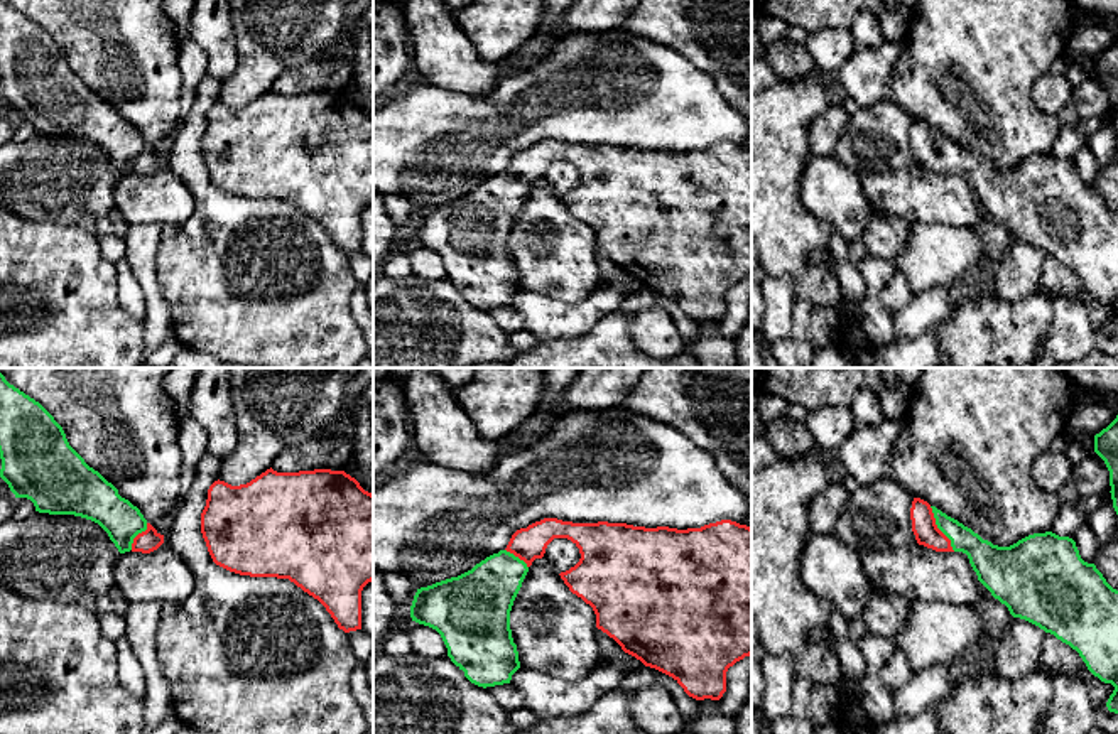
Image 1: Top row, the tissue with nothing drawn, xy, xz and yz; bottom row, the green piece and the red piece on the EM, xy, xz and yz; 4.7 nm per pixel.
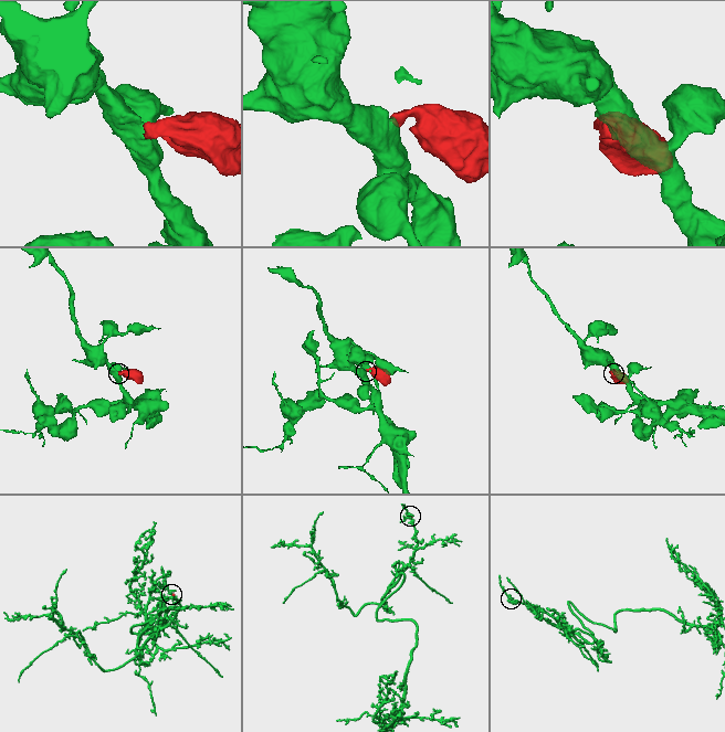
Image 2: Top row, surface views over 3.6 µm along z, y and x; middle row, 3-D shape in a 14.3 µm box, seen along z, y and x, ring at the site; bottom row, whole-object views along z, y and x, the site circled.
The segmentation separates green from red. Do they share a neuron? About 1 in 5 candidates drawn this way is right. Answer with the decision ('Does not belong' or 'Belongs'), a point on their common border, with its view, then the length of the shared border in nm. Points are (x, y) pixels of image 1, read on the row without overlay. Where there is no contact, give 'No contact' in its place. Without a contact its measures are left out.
Belongs. Touches green at yz (938, 149). Shared border 240 nm

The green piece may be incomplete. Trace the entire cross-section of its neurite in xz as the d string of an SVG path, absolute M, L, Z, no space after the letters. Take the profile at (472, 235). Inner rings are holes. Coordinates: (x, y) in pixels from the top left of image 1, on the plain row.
M544 140L517 152L505 172L486 179L471 192L417 211L410 228L412 243L441 256L448 278L471 305L483 310L510 305L512 297L520 290L510 251L510 233L529 189L535 181L544 179L554 160L567 160L579 170L579 184L559 197L573 216L593 229L598 251L645 289L672 299L689 319L696 322L719 322L723 319L728 290L752 277L752 150L731 142L677 152Z

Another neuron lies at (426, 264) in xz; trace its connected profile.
M407 243L405 250L412 267L412 277L426 282L448 278L448 270L436 251L415 243Z

